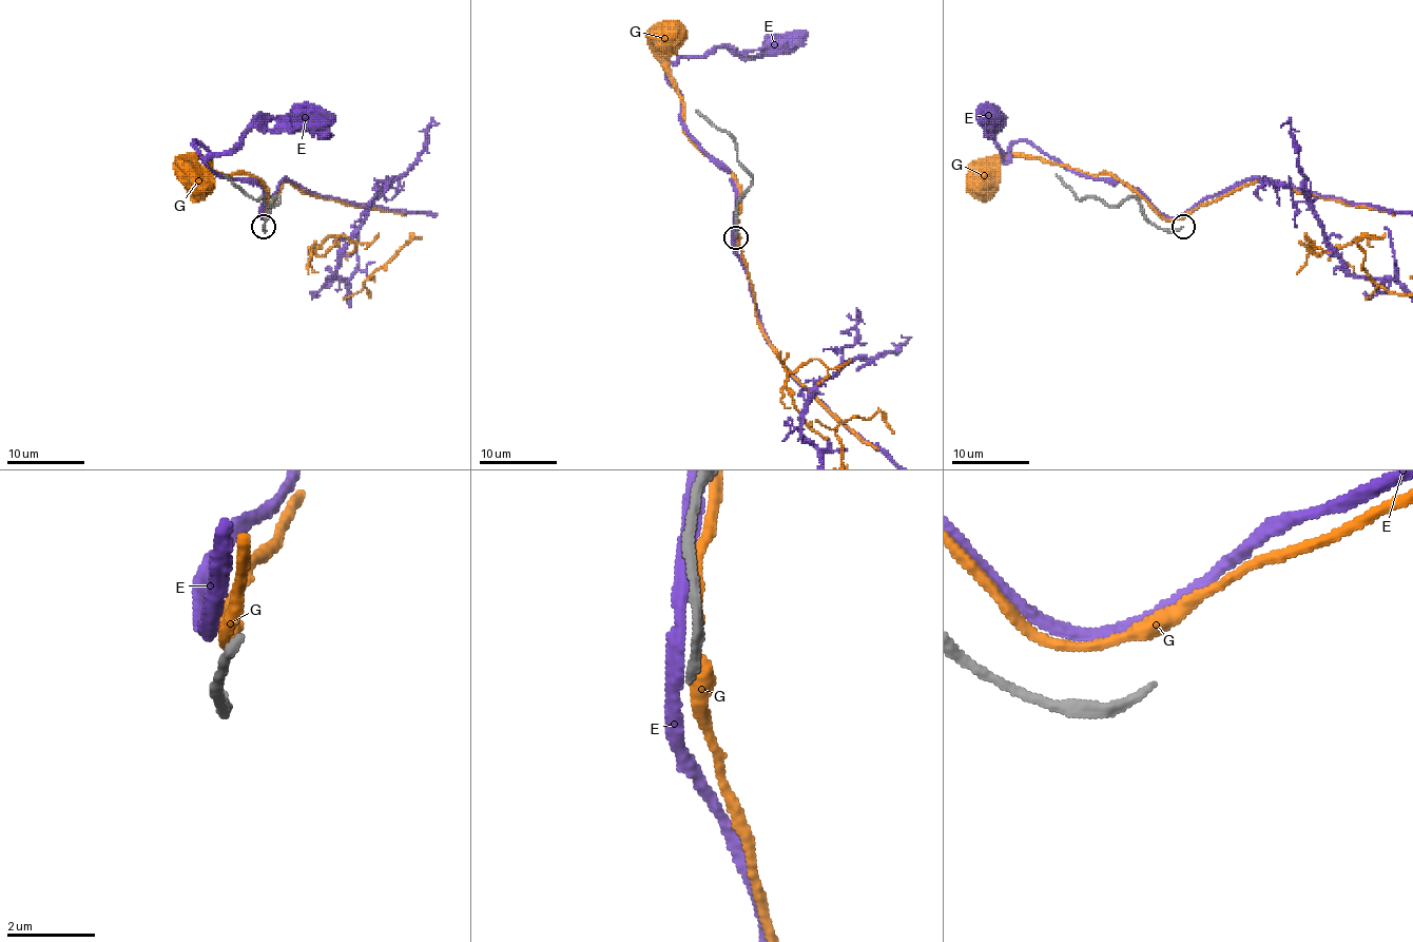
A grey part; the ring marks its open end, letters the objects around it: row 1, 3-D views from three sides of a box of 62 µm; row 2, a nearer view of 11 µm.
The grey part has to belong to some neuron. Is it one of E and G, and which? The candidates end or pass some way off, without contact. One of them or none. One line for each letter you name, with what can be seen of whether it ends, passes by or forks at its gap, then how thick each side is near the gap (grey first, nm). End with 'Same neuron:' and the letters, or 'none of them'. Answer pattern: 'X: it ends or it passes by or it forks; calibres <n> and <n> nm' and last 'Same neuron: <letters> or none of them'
Same neuron: none of them

